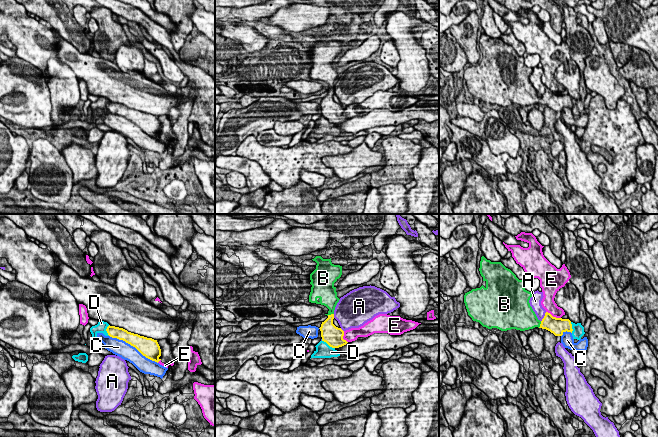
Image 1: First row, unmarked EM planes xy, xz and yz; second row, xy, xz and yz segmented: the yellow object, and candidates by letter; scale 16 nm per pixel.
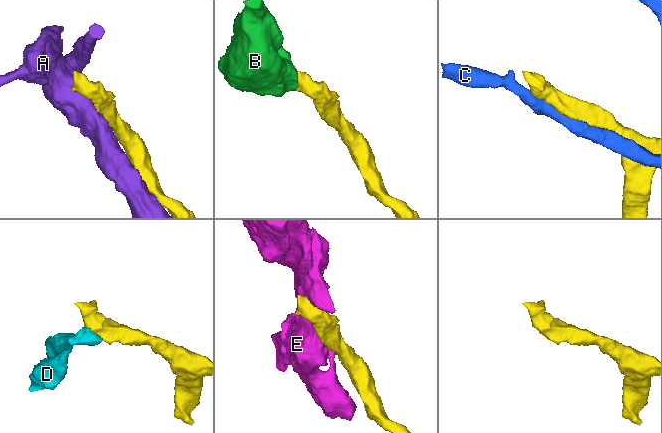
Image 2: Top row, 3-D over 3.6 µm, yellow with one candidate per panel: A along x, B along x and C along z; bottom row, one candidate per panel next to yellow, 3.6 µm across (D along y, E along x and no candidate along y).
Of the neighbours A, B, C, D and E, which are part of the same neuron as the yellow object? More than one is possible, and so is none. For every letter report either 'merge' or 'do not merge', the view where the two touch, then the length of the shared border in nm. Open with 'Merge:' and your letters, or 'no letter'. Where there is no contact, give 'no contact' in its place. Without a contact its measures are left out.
Merge: B
A: do not merge; meets yellow in yz; contact 180 nm long
B: merge; meets yellow in yz; contact 120 nm long
C: do not merge; meets yellow in xy; contact 900 nm long
D: do not merge; meets yellow in xz; contact 240 nm long
E: do not merge; meets yellow in yz; contact 260 nm long

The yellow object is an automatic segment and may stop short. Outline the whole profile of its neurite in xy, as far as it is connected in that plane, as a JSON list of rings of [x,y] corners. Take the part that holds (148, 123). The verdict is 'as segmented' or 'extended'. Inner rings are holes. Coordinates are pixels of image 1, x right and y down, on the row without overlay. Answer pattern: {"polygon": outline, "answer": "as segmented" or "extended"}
{"polygon": [[[108,102],[106,105],[108,111],[112,114],[123,116],[131,122],[135,123],[146,134],[159,138],[161,135],[161,125],[157,118],[152,114],[147,114],[128,108],[127,106],[115,102]]], "answer": "as segmented"}

